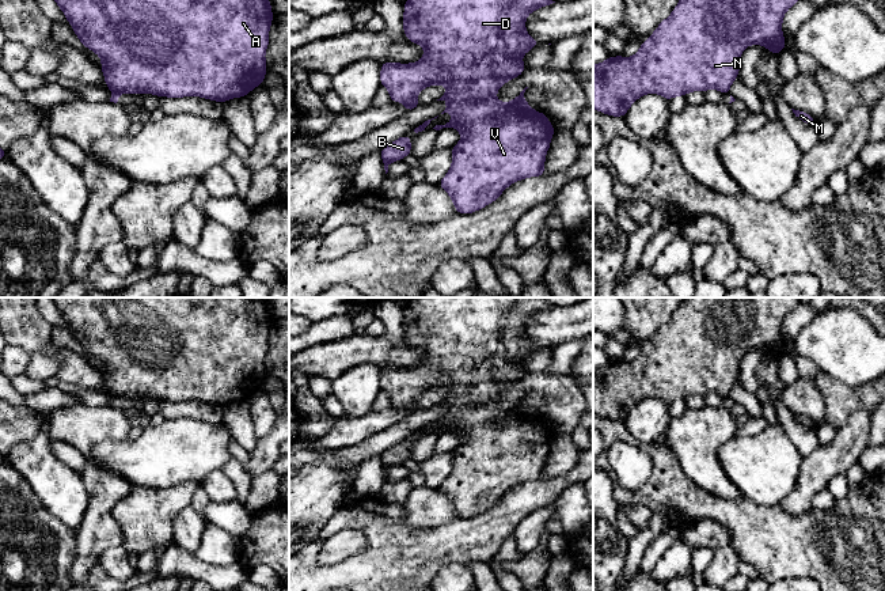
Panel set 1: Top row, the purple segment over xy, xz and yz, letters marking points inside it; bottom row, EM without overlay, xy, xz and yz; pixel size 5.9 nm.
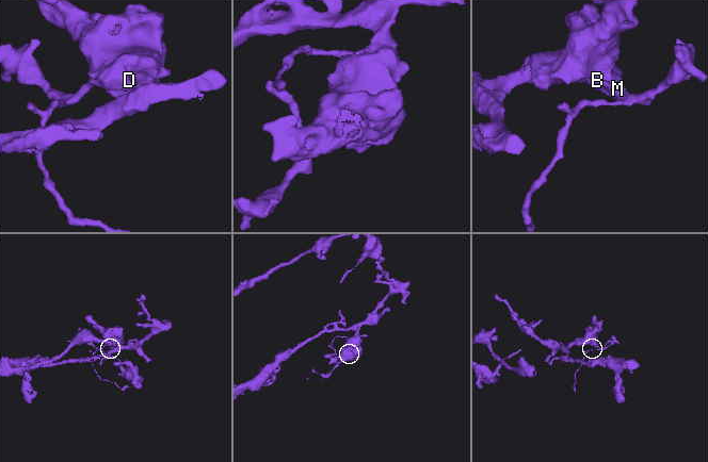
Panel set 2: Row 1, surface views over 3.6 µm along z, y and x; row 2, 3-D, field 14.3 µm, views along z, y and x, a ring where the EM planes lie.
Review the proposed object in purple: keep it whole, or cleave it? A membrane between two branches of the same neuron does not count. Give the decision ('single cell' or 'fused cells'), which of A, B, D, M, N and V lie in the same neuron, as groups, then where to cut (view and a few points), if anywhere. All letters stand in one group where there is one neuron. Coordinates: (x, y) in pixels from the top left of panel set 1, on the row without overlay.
fused cells; A D M N V / B; cut in xy along (114, 394), (121, 397)

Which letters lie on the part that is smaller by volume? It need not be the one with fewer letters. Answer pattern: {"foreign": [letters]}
{"foreign": ["B"]}

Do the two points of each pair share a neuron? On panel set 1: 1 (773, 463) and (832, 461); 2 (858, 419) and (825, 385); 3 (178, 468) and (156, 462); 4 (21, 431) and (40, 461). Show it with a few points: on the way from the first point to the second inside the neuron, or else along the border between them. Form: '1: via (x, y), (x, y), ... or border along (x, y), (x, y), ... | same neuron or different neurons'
1: border along (804, 457), (796, 485), (789, 492) | different neurons
2: border along (870, 410), (855, 410), (838, 430) | different neurons
3: via (173, 462), (162, 462) | same neuron
4: border along (42, 413), (40, 431), (31, 439), (14, 446) | different neurons

